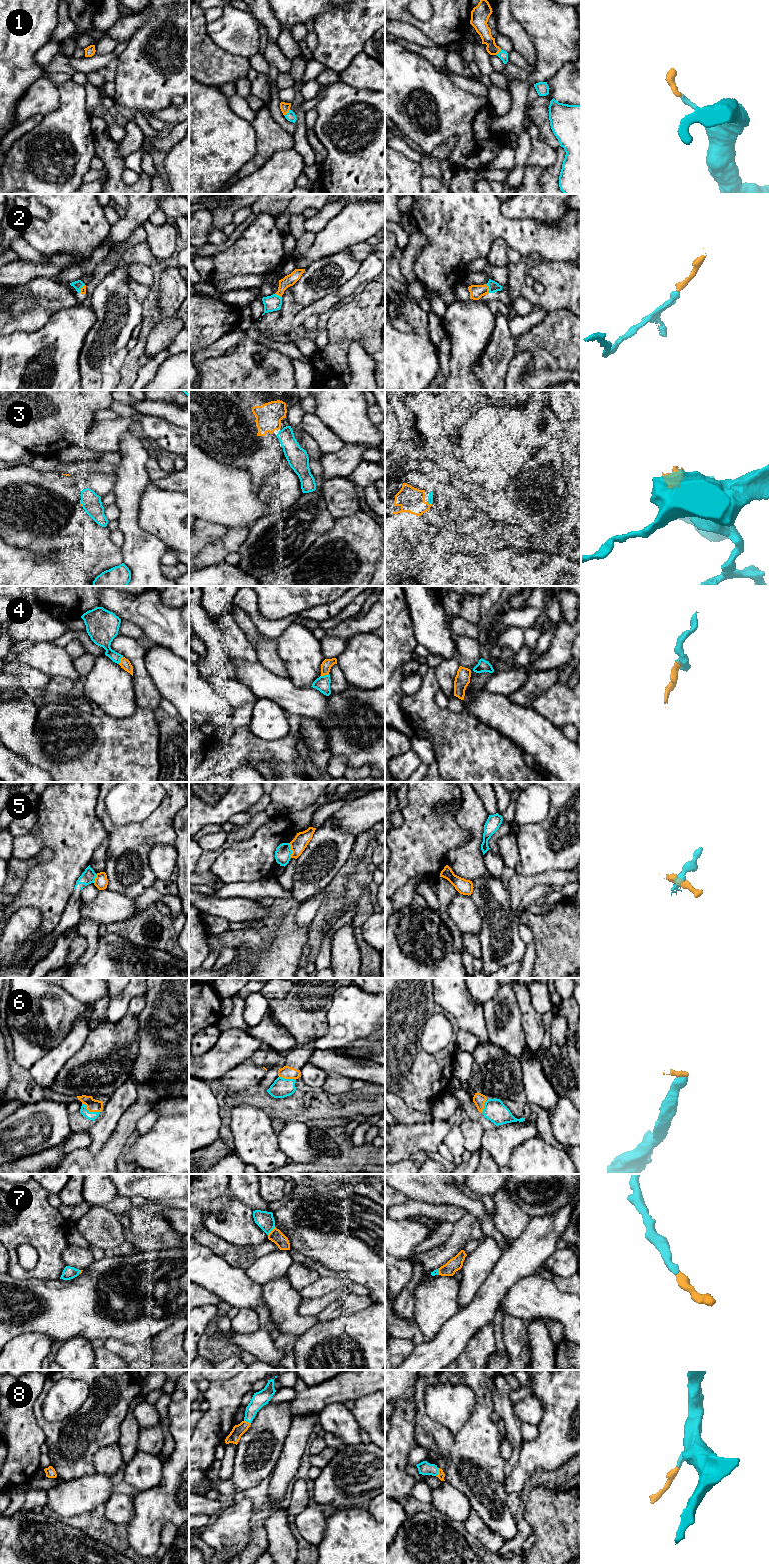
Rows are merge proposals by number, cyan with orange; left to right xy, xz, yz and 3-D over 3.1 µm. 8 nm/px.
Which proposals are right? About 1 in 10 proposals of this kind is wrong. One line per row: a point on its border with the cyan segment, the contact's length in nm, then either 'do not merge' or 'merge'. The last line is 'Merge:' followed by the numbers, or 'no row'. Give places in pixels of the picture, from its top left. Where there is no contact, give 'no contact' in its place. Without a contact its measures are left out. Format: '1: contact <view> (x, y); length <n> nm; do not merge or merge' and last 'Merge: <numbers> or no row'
1: contact xz (288, 112); length 70 nm; merge
2: contact yz (488, 287); length 80 nm; merge
3: contact xy (81, 503); length 50 nm; merge
4: contact xz (324, 675); length 70 nm; merge
5: contact xz (291, 850); length 120 nm; do not merge
6: contact xy (90, 1112); length 160 nm; merge
7: contact xz (271, 1230); length 90 nm; merge
8: contact yz (437, 1472); length 70 nm; merge
Merge: 1, 2, 3, 4, 6, 7, 8

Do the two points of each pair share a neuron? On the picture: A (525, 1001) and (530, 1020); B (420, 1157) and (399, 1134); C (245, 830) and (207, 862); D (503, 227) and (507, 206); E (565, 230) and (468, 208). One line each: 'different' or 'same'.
A: same
B: different
C: same
D: different
E: same

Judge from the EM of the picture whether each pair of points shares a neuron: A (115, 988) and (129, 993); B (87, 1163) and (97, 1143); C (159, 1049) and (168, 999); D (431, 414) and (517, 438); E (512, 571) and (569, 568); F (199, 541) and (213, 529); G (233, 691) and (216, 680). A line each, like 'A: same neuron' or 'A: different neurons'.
A: different neurons
B: different neurons
C: same neuron
D: different neurons
E: same neuron
F: same neuron
G: same neuron

